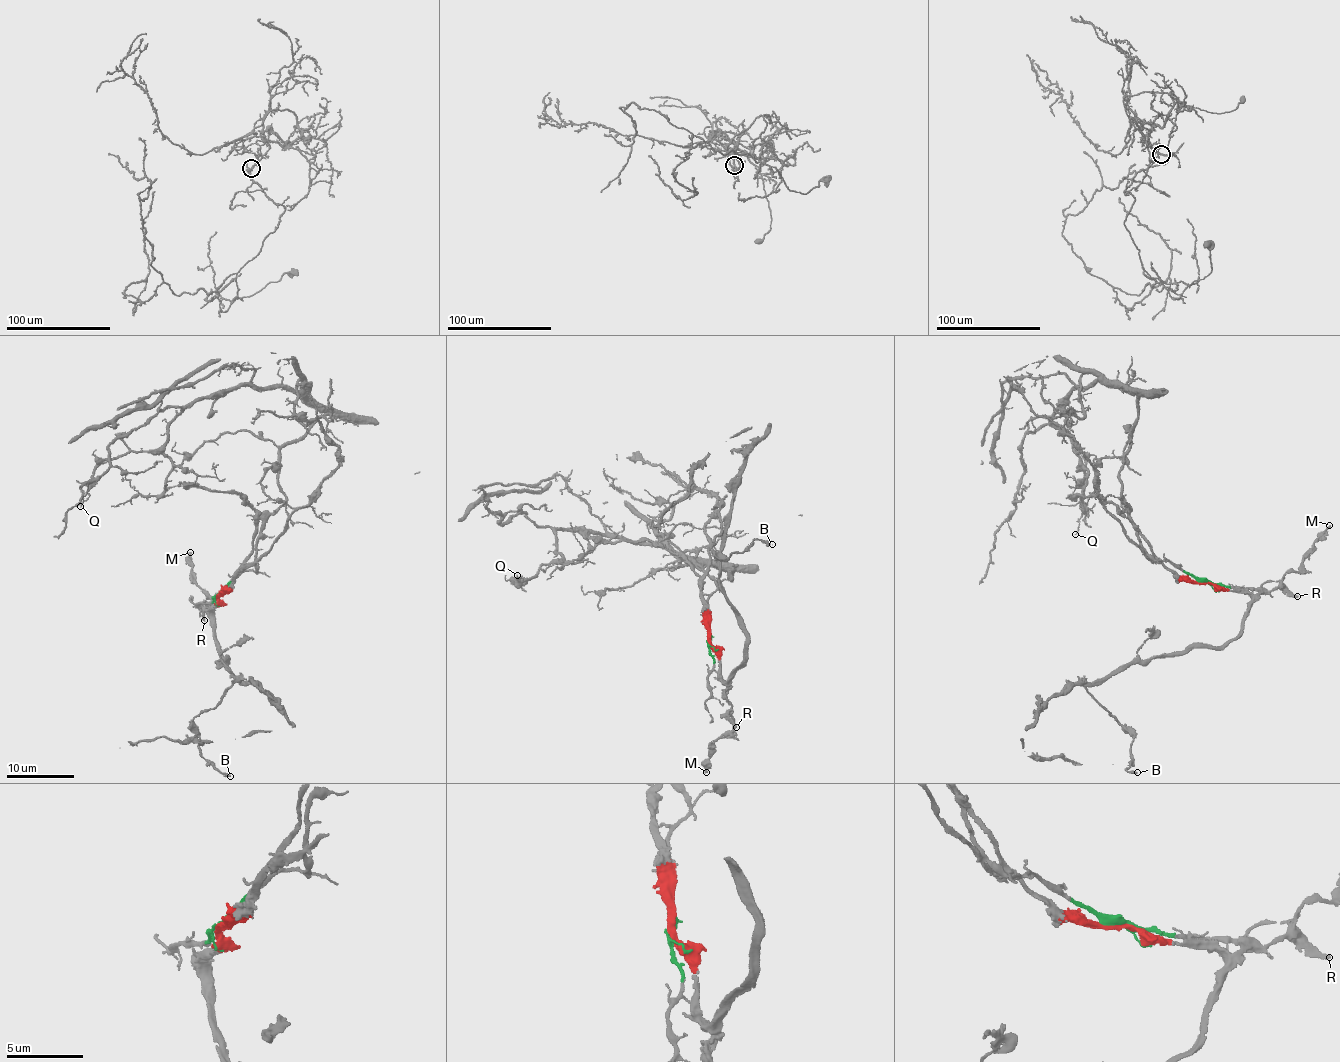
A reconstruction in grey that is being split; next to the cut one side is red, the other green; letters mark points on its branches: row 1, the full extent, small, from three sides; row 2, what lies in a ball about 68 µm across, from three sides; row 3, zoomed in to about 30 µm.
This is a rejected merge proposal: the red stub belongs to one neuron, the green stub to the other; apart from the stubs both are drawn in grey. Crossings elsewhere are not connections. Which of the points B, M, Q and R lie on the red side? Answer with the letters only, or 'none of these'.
B, M, R

